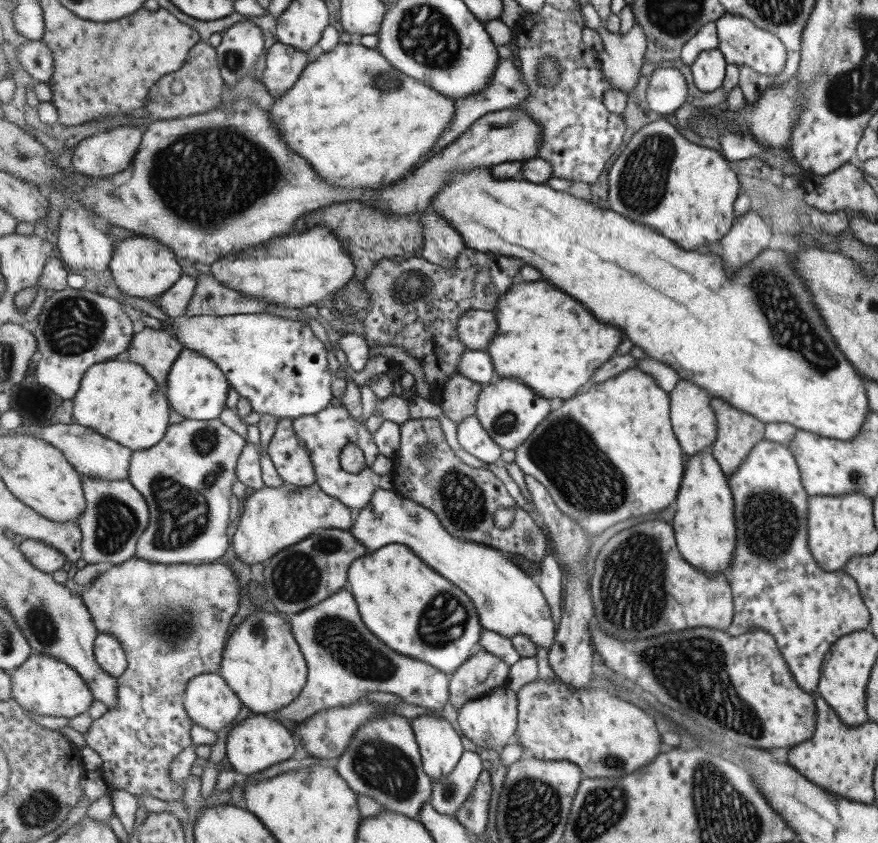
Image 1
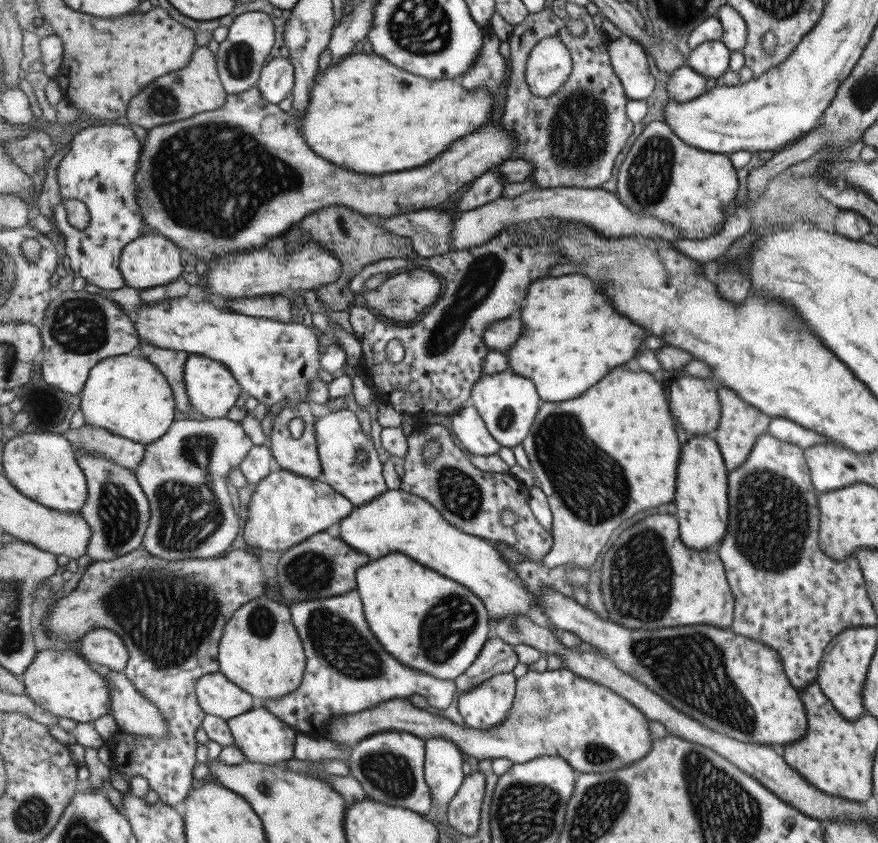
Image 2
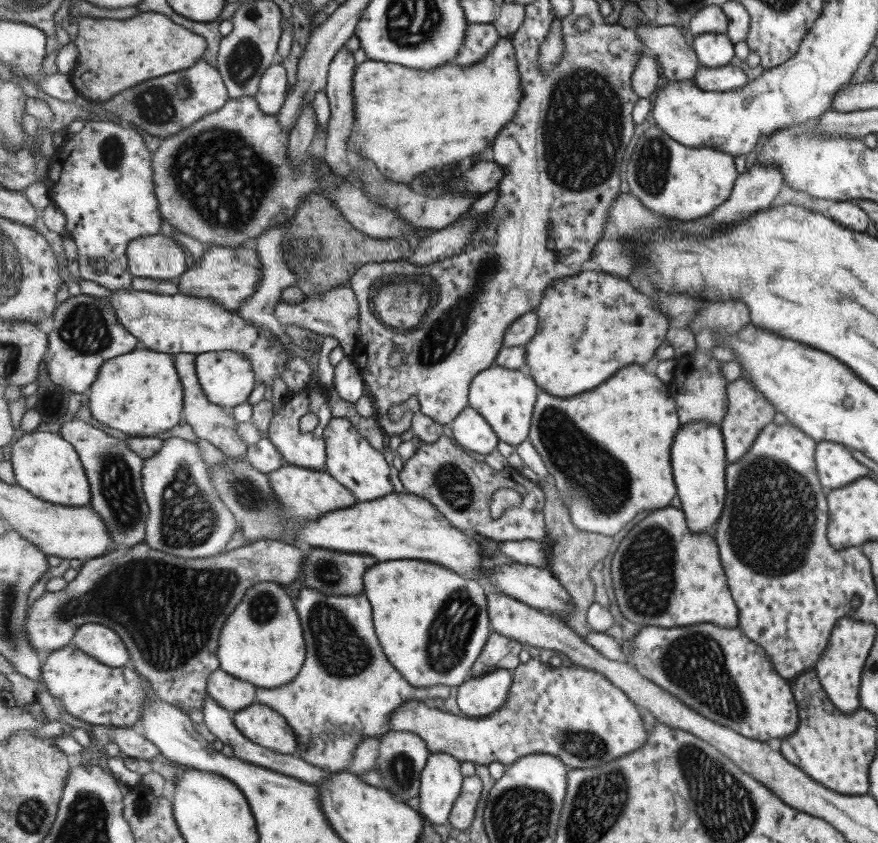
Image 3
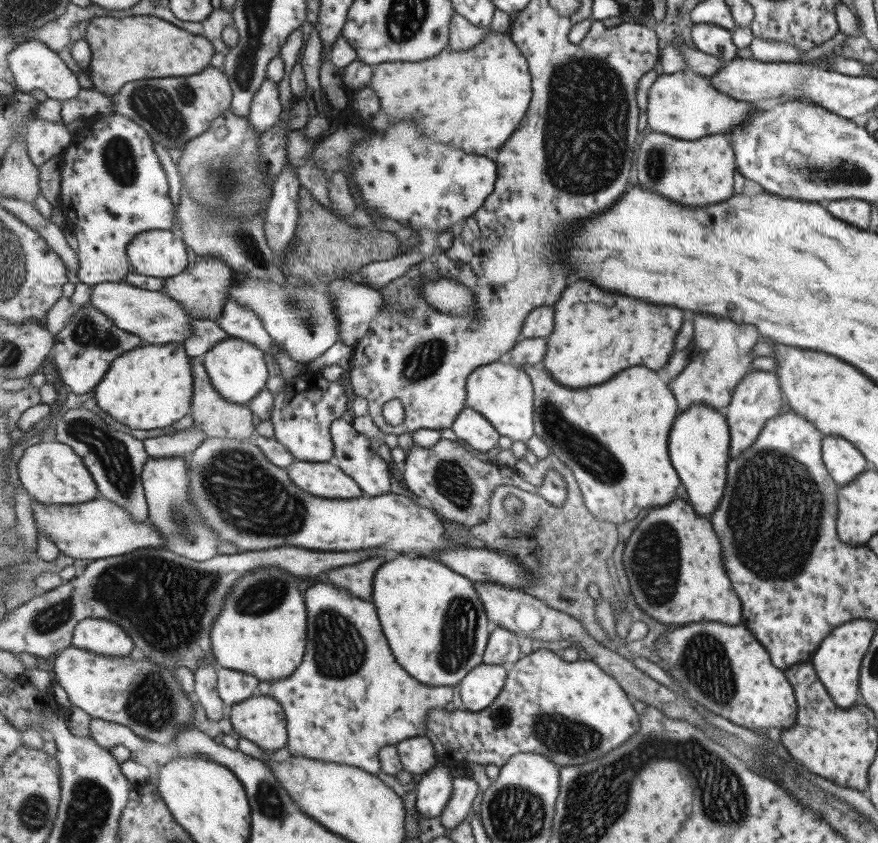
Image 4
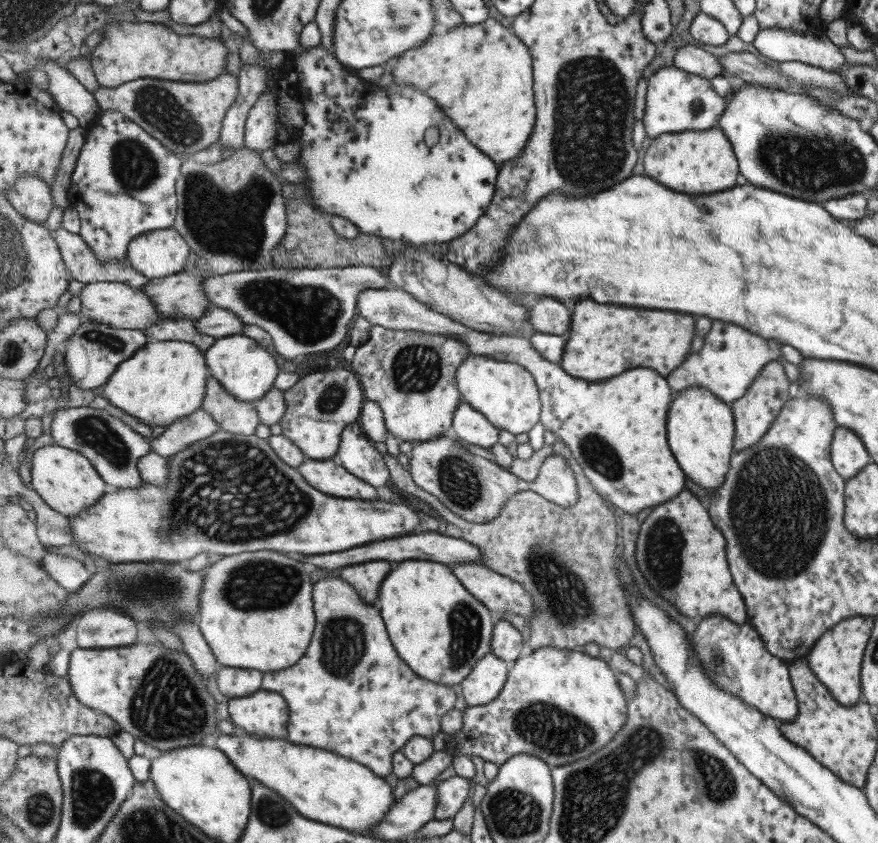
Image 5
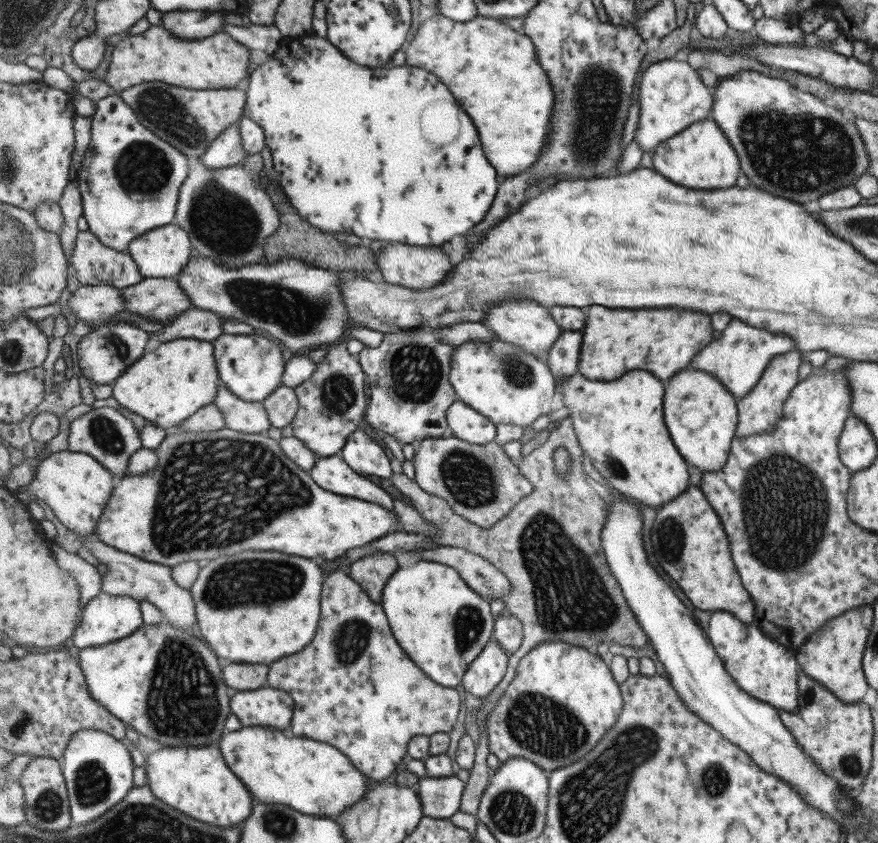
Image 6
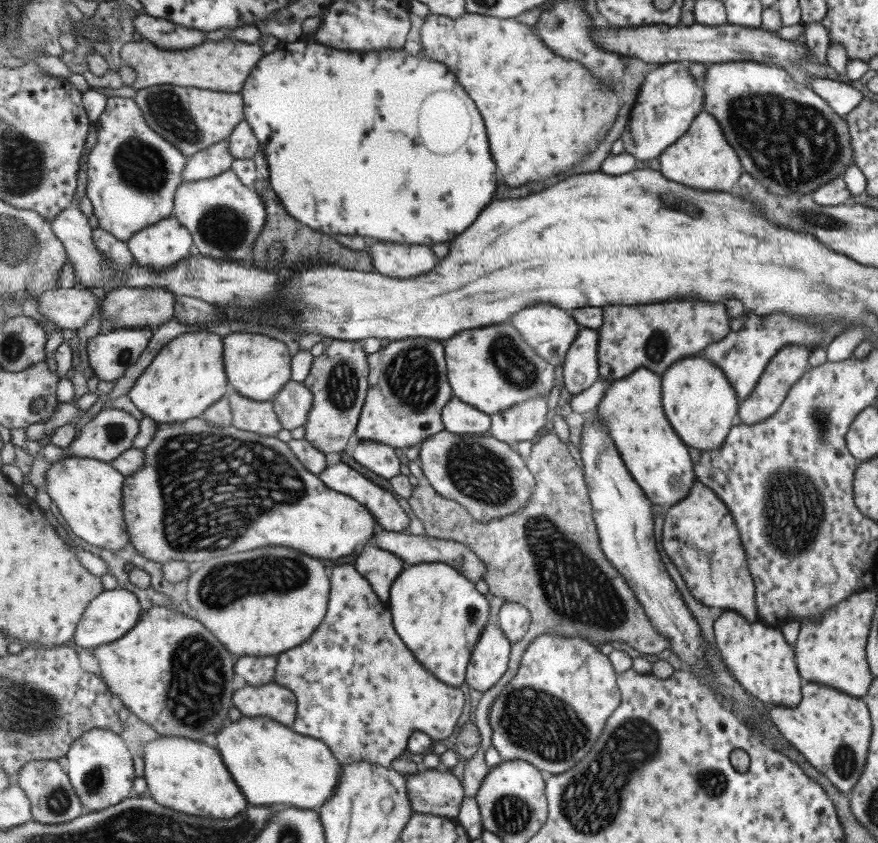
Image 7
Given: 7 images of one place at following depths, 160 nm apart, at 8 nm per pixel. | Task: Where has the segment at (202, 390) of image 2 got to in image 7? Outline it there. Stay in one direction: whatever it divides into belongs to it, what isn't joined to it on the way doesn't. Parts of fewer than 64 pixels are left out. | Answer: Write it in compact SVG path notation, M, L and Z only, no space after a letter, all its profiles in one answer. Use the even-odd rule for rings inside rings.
M231 333L224 337L226 373L231 389L263 402L277 396L292 380L293 357L285 342L260 333Z

